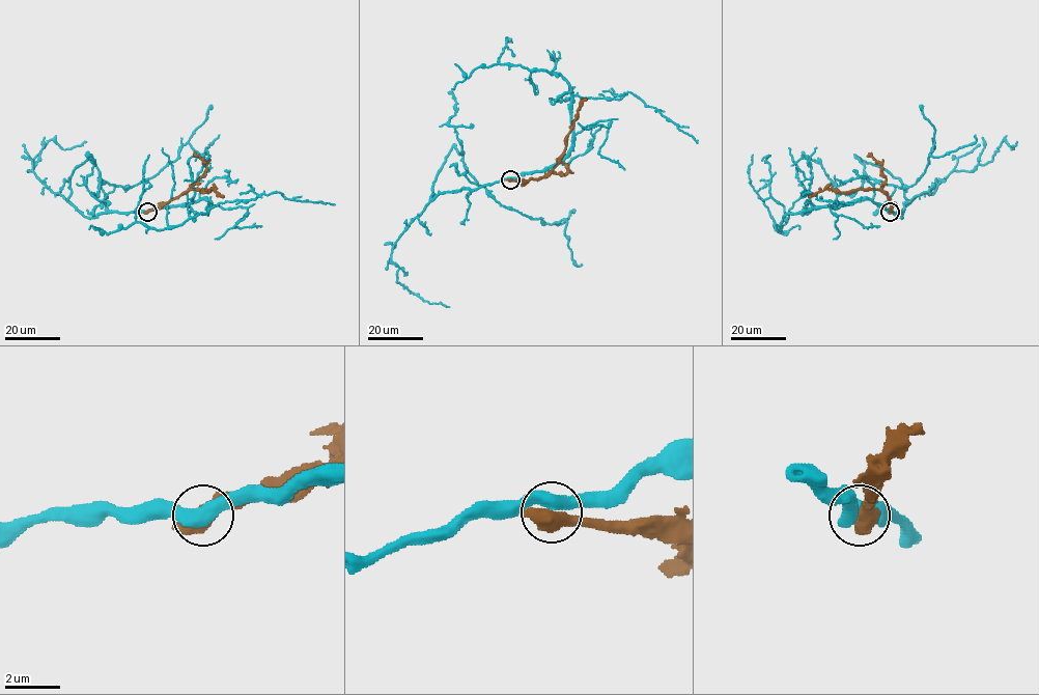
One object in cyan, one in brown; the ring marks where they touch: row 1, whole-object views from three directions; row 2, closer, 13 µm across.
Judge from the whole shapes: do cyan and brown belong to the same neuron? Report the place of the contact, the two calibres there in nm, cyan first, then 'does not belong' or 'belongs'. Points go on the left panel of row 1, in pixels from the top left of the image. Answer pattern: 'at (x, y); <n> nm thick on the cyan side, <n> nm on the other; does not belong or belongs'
at (147, 212); 480 nm thick on the cyan side, 800 nm on the other; does not belong

